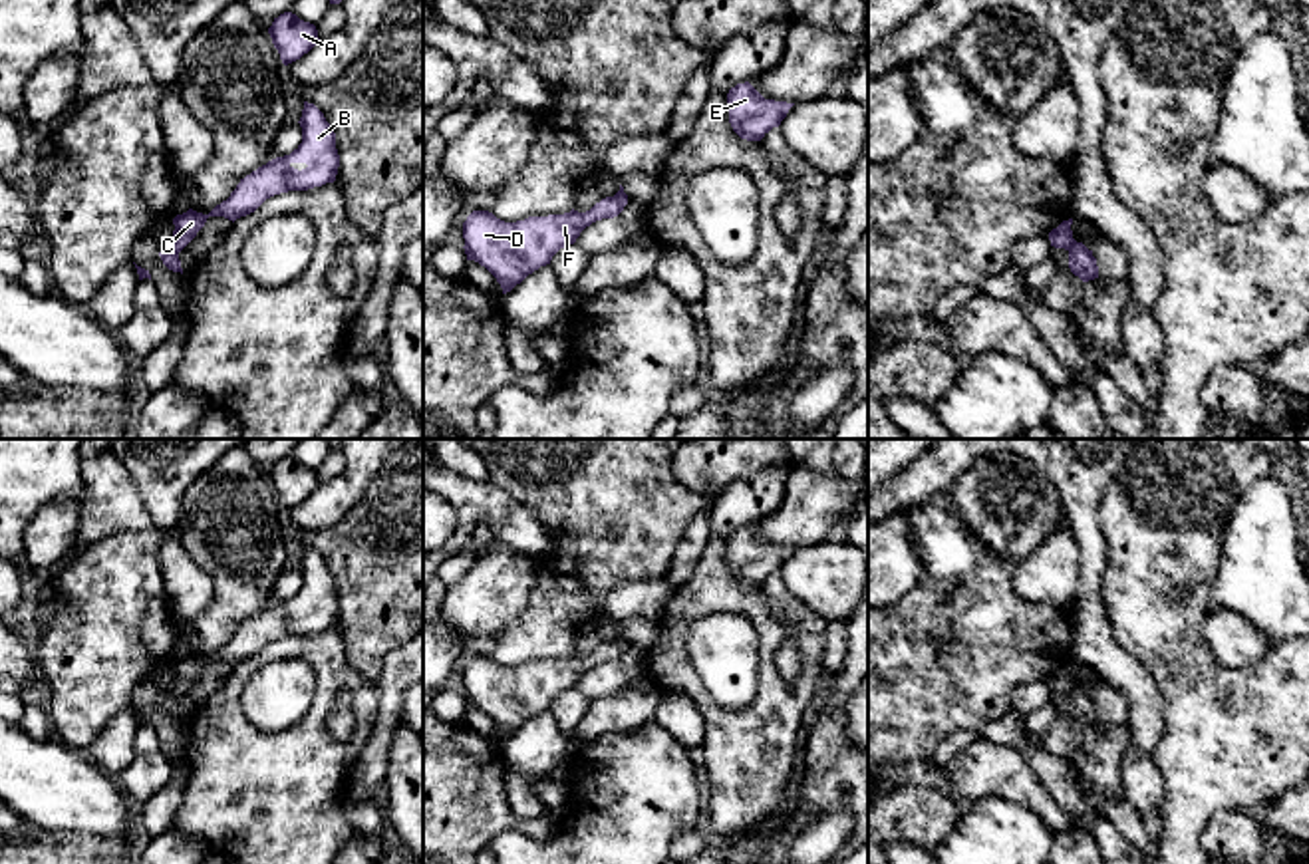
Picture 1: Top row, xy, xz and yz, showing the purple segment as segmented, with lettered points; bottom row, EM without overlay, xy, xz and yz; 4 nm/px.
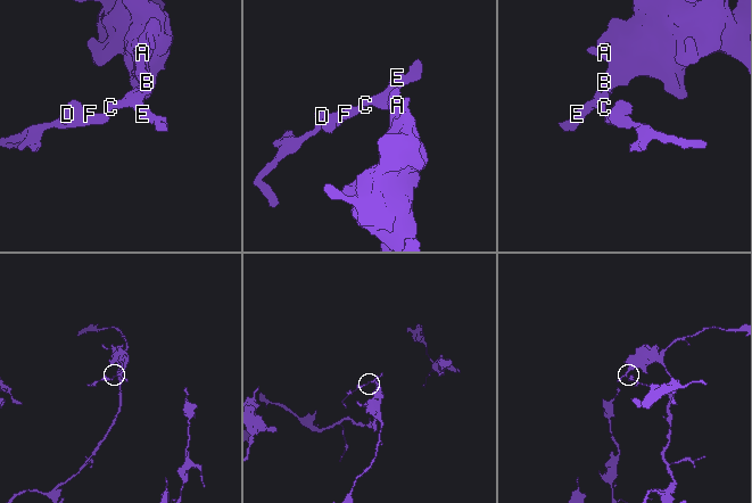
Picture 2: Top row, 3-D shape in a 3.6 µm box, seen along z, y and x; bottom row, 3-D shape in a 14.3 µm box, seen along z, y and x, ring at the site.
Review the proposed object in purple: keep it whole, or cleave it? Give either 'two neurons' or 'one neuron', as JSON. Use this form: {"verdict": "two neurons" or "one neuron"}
{"verdict": "two neurons"}

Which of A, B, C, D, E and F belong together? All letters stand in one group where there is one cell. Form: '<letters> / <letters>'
A B C E / D F

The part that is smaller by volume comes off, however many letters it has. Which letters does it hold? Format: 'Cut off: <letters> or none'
Cut off: D, F

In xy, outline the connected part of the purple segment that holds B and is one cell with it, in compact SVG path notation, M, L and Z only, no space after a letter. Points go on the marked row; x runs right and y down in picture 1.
M304 101L298 123L302 127L302 143L290 155L276 157L240 179L230 197L209 215L193 209L177 215L173 218L175 230L169 244L181 252L205 226L209 216L224 216L234 222L254 213L274 195L334 183L340 167L334 129L324 113L308 101Z

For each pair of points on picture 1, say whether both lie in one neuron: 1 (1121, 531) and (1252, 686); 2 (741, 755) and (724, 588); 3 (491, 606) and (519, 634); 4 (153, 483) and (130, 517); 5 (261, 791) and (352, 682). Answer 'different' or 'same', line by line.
1: same
2: same
3: different
4: different
5: same

